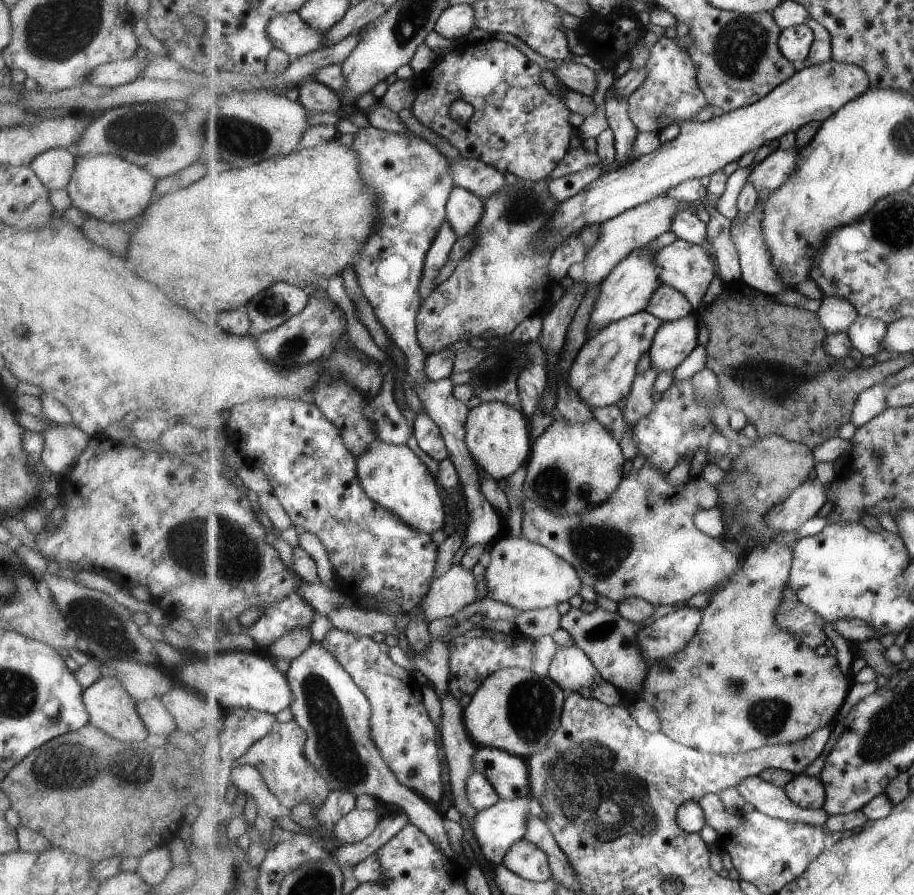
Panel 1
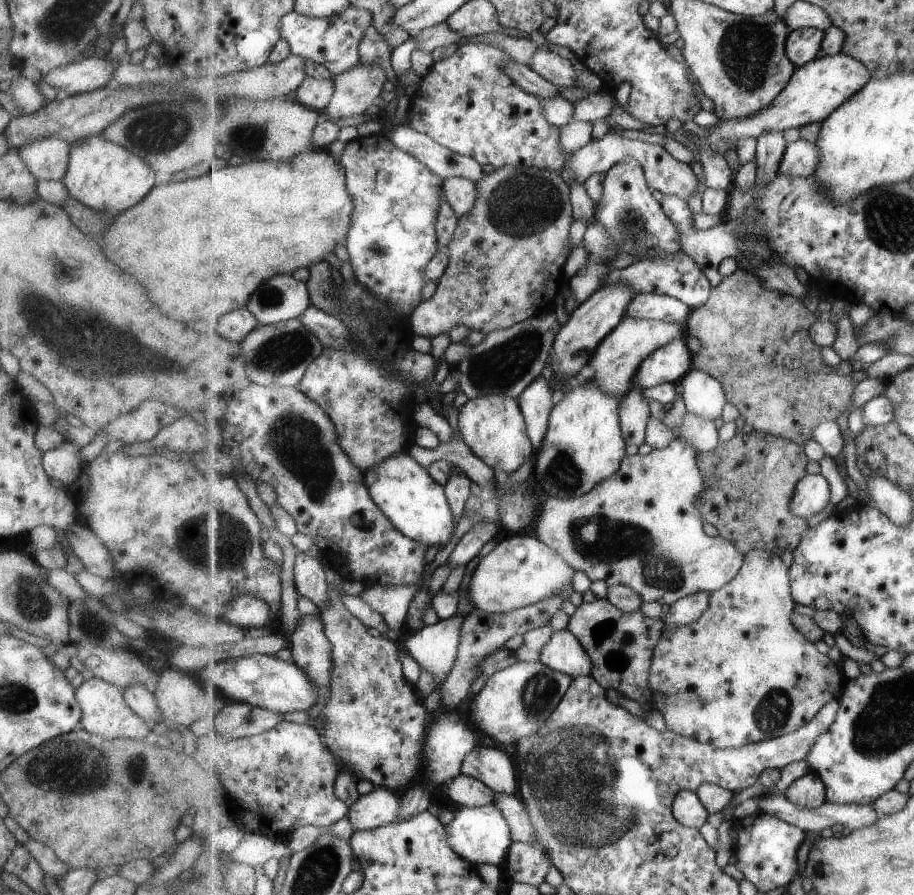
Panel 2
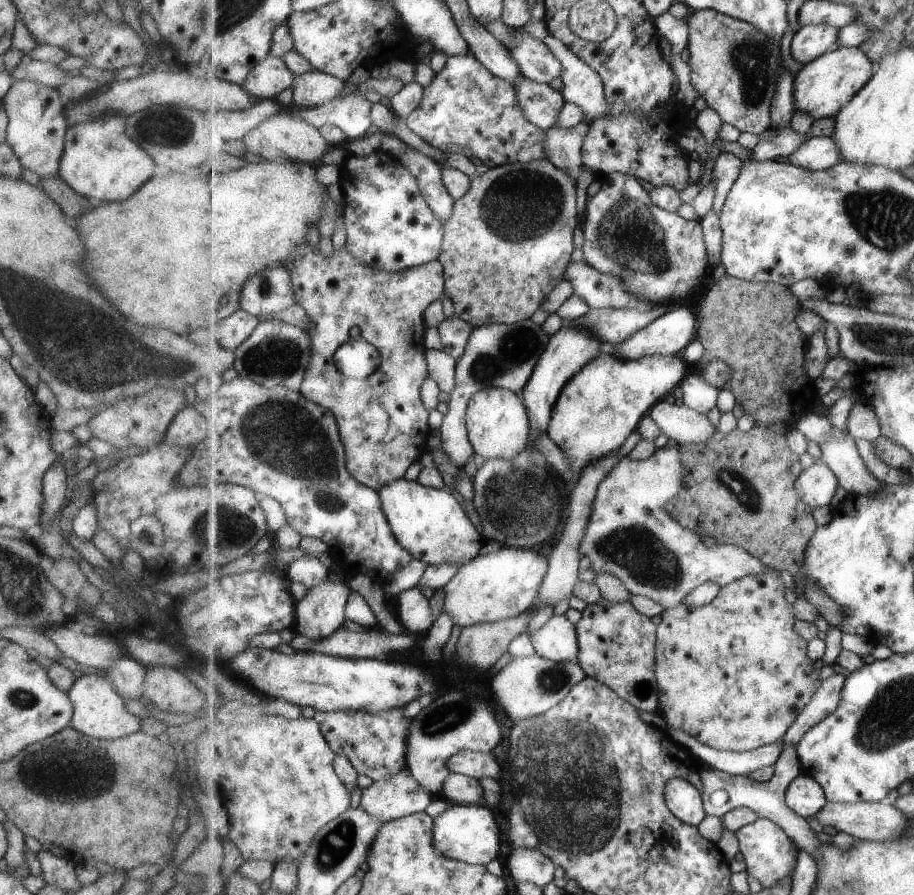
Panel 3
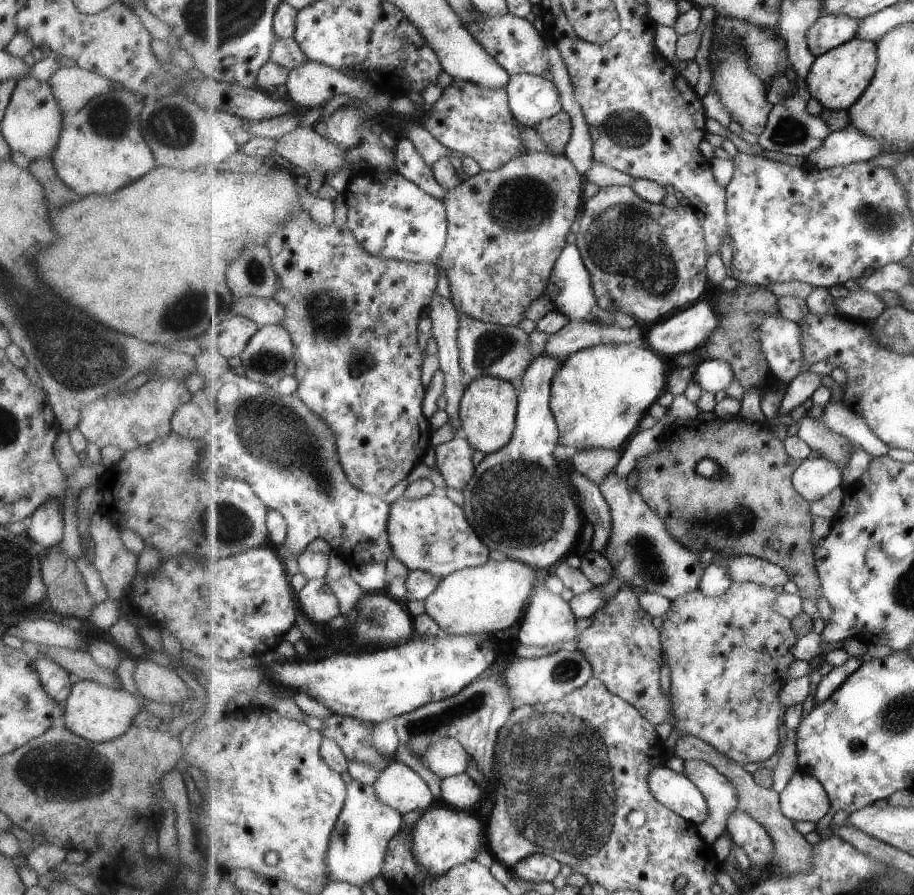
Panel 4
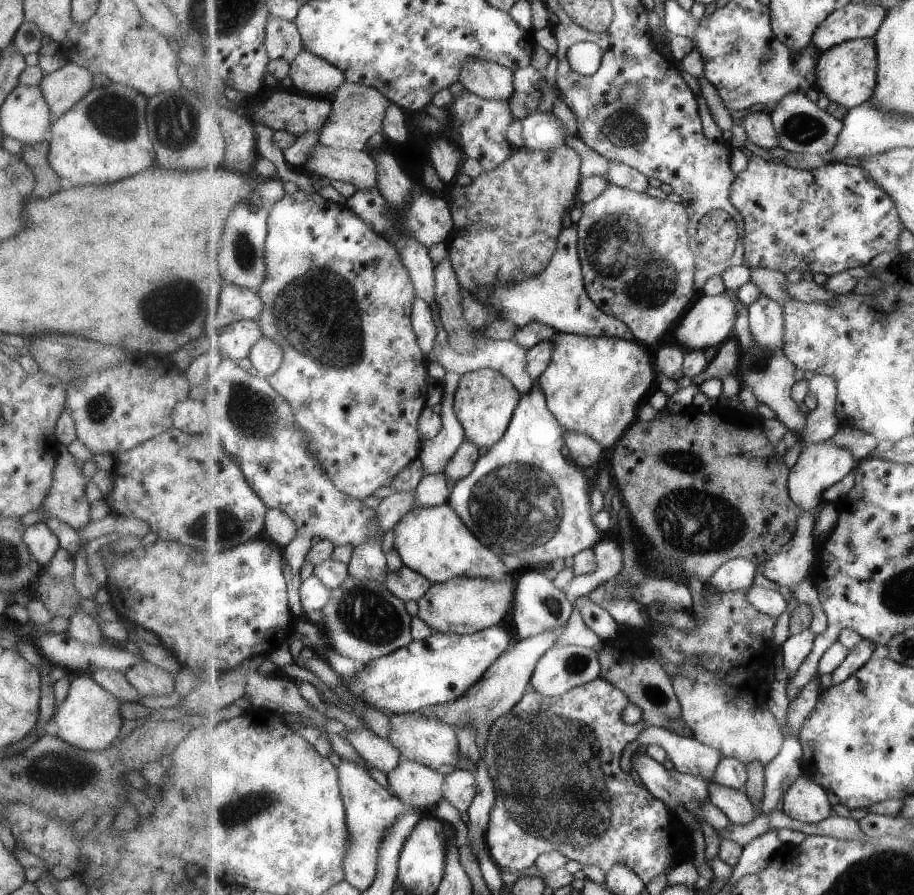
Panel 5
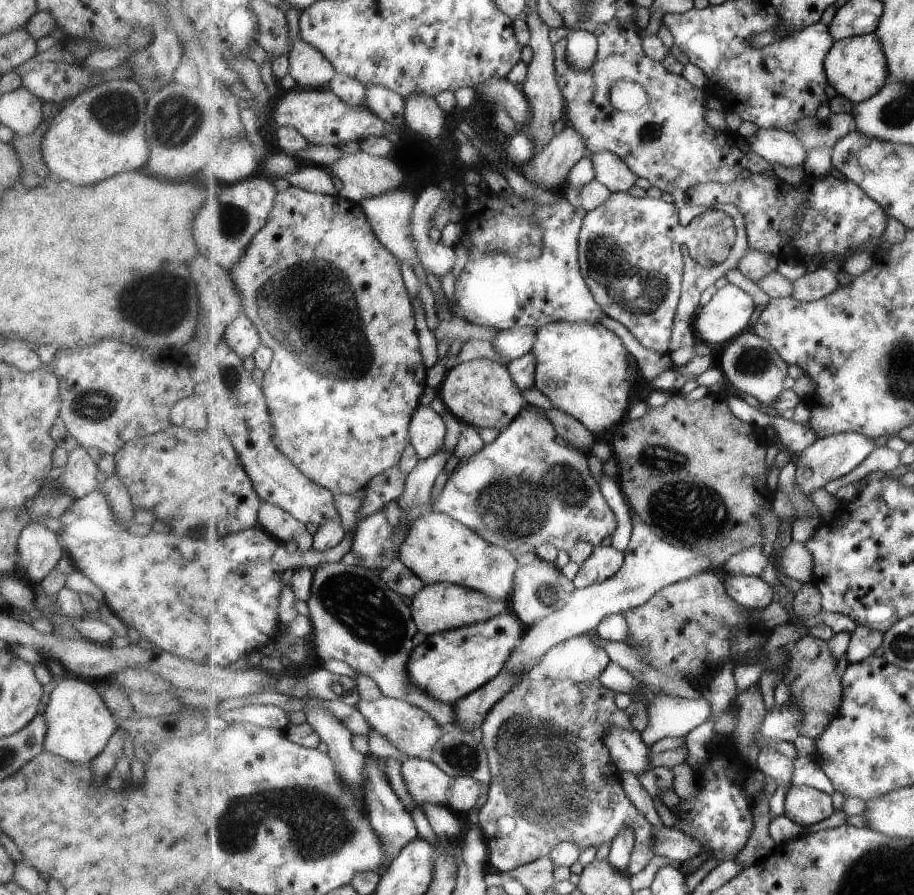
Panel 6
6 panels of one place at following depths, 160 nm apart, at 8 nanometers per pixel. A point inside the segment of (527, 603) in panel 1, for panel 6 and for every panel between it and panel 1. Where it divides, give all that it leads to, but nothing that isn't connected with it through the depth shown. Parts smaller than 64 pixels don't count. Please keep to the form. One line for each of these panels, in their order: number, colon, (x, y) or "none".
2: (520, 571)
3: (498, 586)
4: (491, 598)
5: (463, 606)
6: (441, 607)

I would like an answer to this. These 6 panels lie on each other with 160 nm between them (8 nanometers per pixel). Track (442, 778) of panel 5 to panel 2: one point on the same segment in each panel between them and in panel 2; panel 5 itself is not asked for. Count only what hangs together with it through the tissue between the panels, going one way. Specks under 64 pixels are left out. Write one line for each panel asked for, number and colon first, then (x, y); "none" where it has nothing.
2: (381, 806)
3: (391, 798)
4: (398, 785)

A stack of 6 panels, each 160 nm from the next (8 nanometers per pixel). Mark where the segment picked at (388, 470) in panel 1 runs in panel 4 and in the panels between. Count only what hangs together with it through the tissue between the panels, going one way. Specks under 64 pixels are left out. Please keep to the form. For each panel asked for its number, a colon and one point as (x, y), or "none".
2: (417, 504)
3: (430, 522)
4: (432, 533)

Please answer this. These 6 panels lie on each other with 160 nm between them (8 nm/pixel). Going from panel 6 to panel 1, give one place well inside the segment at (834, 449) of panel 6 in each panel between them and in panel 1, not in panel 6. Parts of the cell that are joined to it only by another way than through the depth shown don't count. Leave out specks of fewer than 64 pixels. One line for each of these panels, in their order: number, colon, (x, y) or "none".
1: (809, 499)
2: (813, 493)
3: (817, 485)
4: (815, 478)
5: (821, 465)

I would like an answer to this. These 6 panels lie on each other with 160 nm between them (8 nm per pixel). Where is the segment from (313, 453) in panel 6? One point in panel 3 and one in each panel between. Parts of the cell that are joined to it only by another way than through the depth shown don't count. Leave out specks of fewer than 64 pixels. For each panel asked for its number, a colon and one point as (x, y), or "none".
3: (384, 425)
4: (340, 299)
5: (339, 299)

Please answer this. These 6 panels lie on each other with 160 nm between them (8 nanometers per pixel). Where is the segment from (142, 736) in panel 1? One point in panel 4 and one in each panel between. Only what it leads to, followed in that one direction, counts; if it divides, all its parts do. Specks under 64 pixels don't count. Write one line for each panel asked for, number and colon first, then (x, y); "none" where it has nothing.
2: (104, 713)
3: (98, 711)
4: (97, 714)

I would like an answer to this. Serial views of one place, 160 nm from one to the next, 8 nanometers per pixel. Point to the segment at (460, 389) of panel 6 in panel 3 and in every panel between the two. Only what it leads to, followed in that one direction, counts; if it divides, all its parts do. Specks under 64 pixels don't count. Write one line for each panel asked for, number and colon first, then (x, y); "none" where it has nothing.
3: (499, 424)
4: (489, 410)
5: (486, 401)

